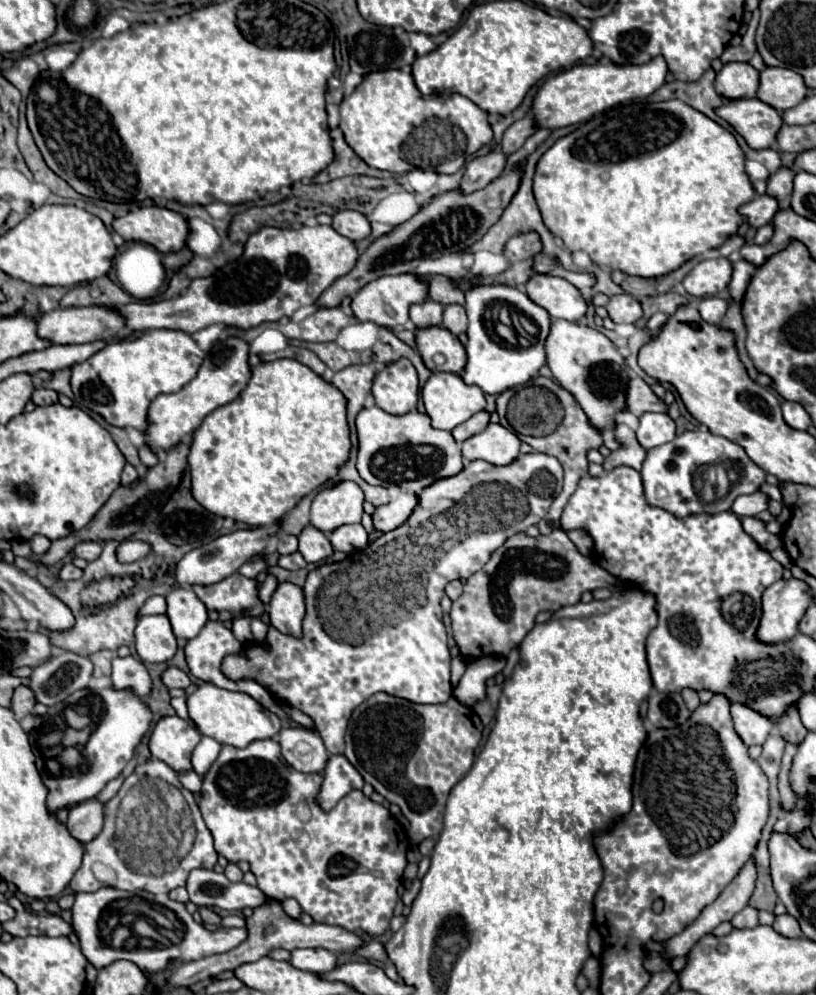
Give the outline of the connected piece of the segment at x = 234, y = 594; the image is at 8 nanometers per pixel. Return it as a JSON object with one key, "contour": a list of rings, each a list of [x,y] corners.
{"contour":[[[233,573],[213,585],[193,585],[193,591],[207,605],[207,609],[227,609],[237,615],[247,611],[249,617],[259,617],[263,613],[263,605],[257,599],[255,579],[247,579],[239,573]]]}

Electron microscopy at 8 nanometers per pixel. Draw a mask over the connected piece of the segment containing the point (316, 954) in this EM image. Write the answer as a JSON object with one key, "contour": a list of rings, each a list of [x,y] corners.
{"contour":[[[293,949],[289,963],[303,971],[321,973],[331,971],[337,965],[337,957],[325,949]]]}

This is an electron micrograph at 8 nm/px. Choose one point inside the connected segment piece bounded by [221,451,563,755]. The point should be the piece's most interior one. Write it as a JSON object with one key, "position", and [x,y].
{"position":[374,622]}

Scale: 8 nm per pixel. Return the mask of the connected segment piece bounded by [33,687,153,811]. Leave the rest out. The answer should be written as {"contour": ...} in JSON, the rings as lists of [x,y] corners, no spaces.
{"contour":[[[99,689],[99,691],[77,691],[71,695],[71,701],[77,701],[77,711],[85,711],[85,715],[103,715],[101,723],[89,733],[87,743],[81,747],[81,757],[75,765],[65,765],[65,751],[55,749],[33,749],[37,757],[37,769],[43,777],[43,783],[49,789],[49,811],[59,811],[61,807],[69,807],[81,801],[95,797],[107,781],[115,779],[125,765],[133,759],[135,747],[139,745],[141,737],[149,729],[153,721],[153,713],[149,705],[133,691],[133,689]]]}

